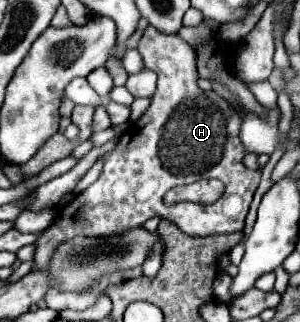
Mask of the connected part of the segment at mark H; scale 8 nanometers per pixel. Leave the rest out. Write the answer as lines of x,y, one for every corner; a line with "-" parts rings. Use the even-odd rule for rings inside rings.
147,26
137,50
145,68
157,74
157,92
147,112
119,136
119,142
109,154
103,154
103,170
99,178
69,202
57,220
37,240
35,262
41,270
49,266
53,250
75,236
101,238
115,236
137,228
149,218
167,218
191,236
213,236
241,232
249,204
259,186
261,174
243,166
245,146
239,140
241,116
237,110
217,96
197,88
195,48
181,36
167,36
-
201,178
217,178
225,184
225,196
209,206
193,202
177,202
167,206
163,202
167,190

